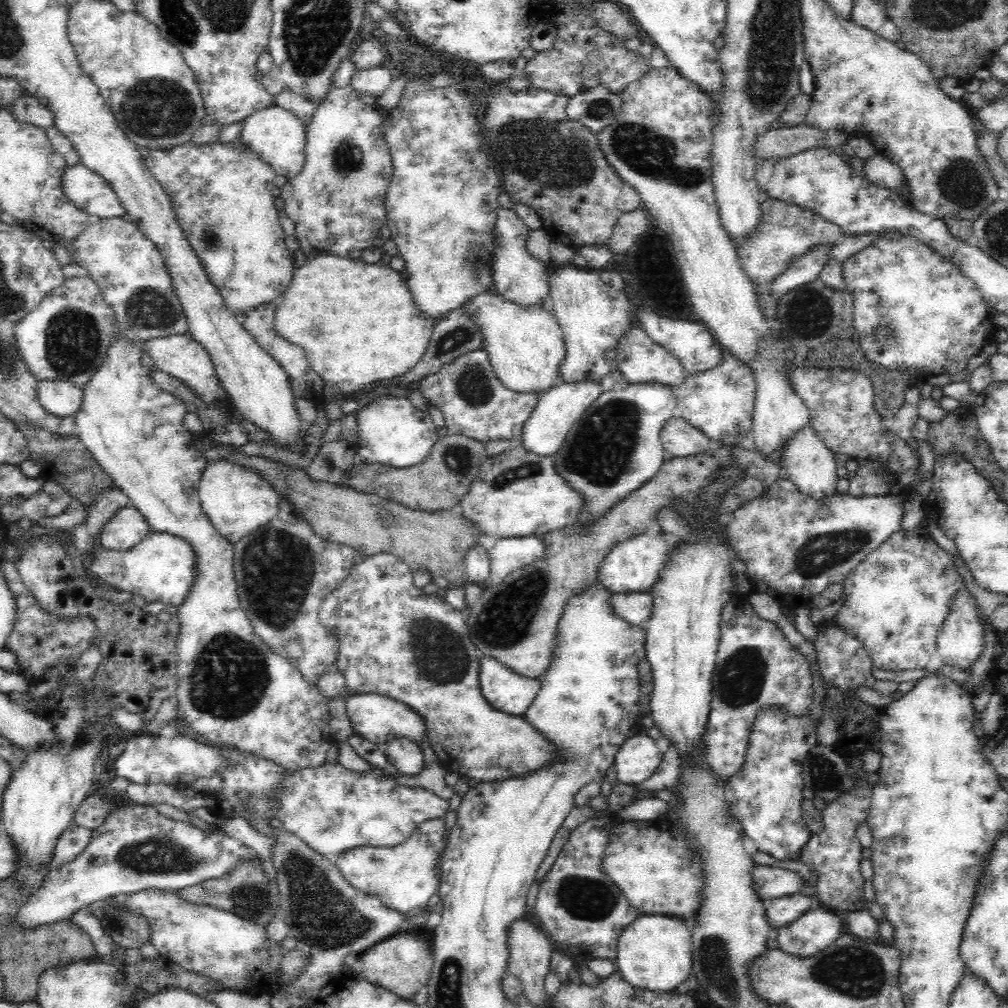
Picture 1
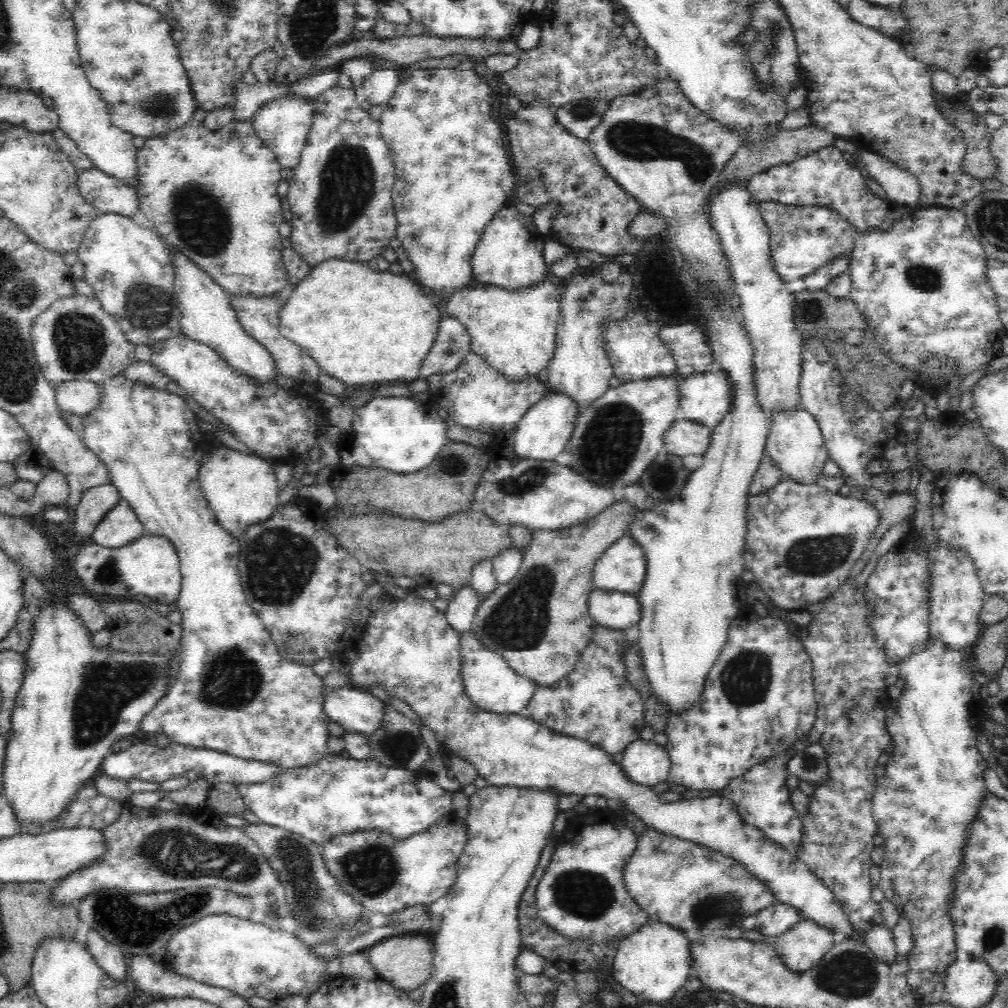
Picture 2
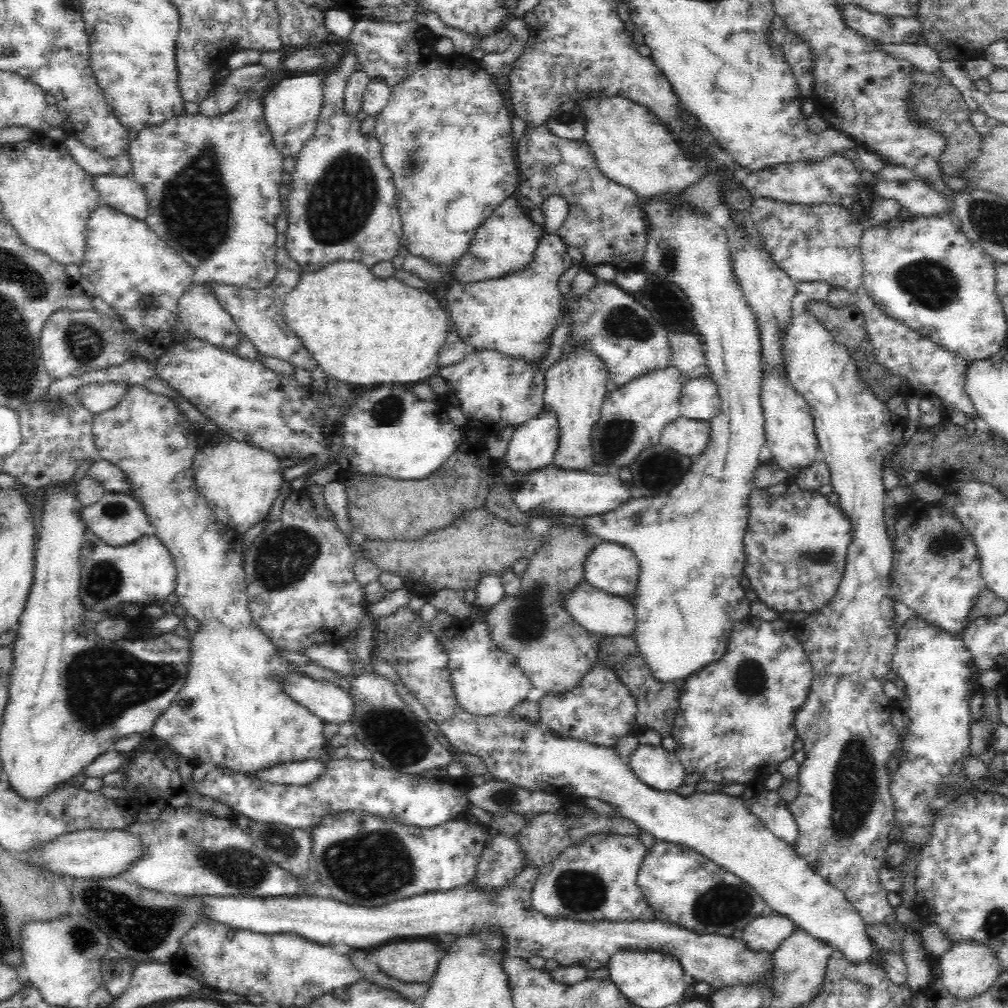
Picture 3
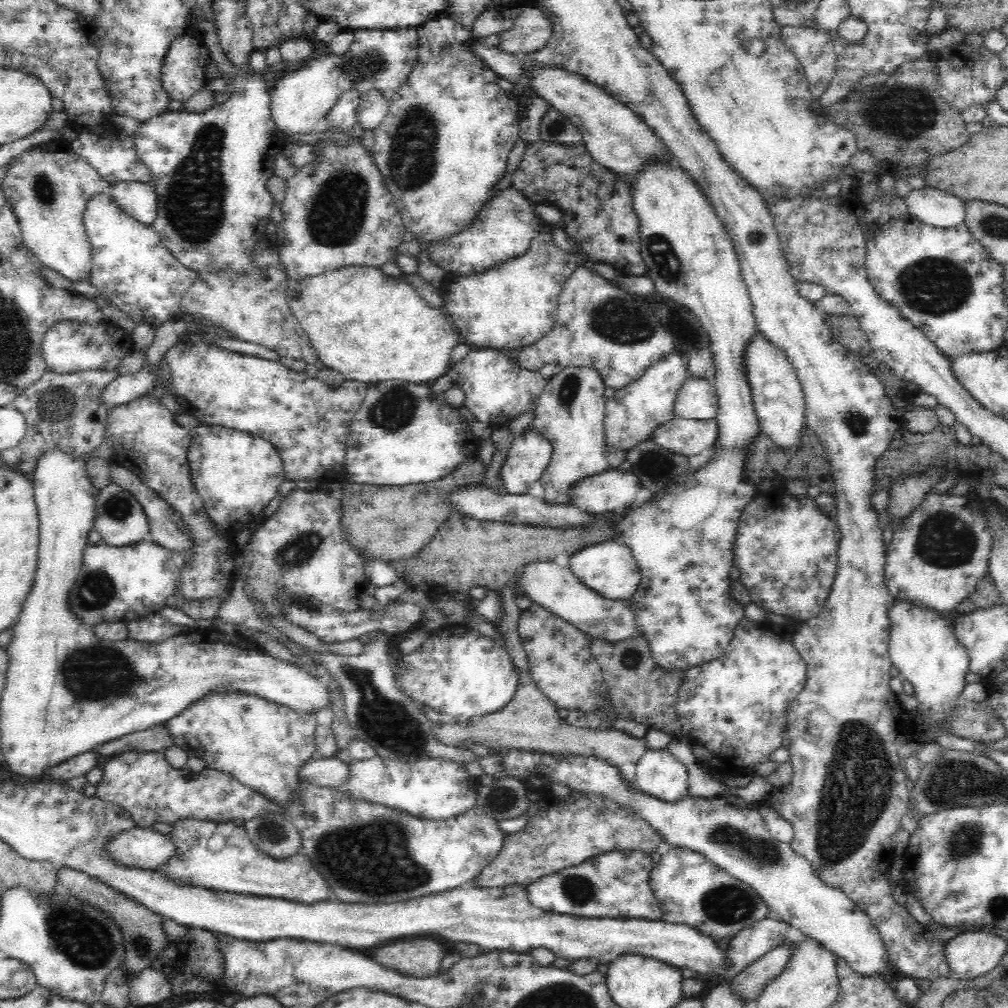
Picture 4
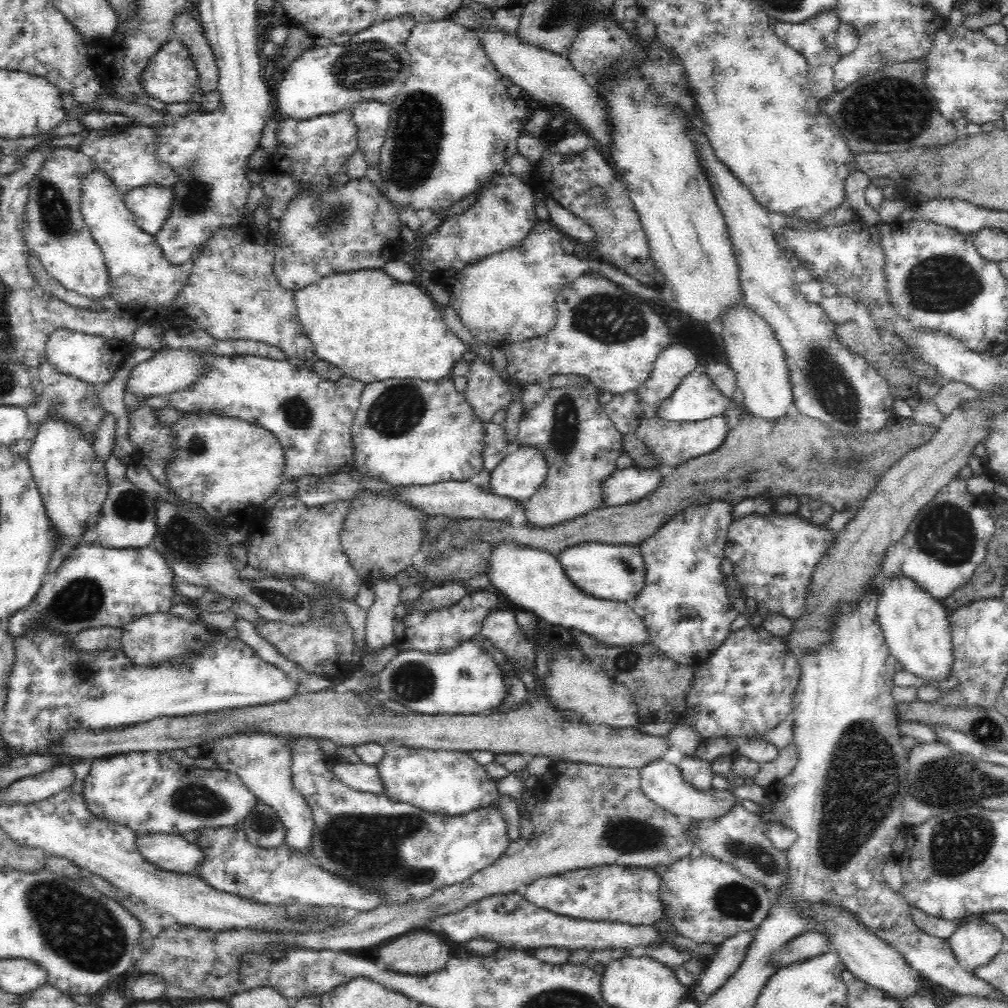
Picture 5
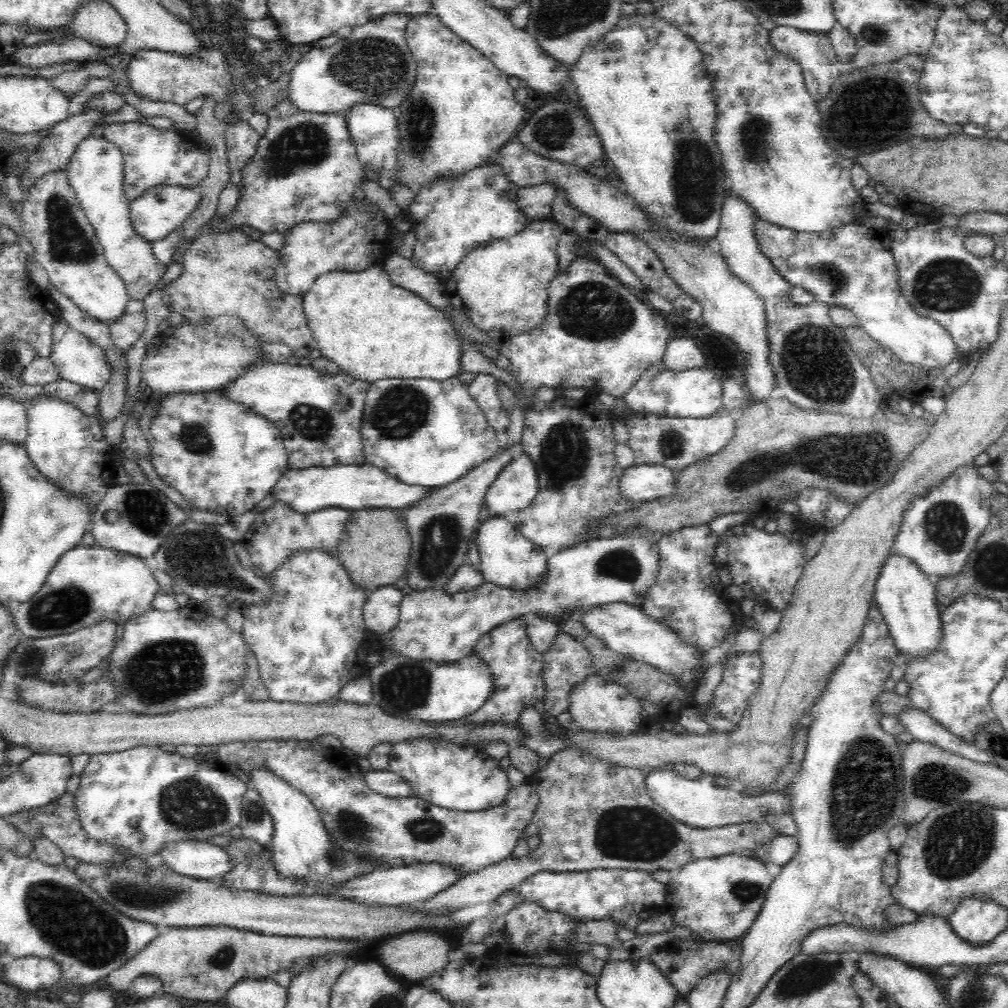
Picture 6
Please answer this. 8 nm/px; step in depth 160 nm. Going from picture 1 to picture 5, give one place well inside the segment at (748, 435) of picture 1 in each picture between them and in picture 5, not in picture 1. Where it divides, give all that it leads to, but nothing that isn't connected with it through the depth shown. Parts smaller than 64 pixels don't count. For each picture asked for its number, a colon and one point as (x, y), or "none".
2: (706, 398)
3: (699, 400)
4: (697, 400)
5: (696, 398)

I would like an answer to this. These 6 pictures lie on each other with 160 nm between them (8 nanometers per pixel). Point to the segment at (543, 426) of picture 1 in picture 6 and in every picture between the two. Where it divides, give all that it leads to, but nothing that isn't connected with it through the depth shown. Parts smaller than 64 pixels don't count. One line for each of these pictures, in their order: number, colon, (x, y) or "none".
2: (543, 433)
3: (533, 446)
4: (529, 454)
5: (519, 475)
6: (517, 484)

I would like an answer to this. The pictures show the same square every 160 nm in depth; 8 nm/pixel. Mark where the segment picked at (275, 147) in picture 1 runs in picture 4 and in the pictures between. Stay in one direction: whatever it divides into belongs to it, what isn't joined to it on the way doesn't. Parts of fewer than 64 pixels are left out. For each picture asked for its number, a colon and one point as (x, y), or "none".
2: (283, 124)
3: (291, 110)
4: (383, 59)

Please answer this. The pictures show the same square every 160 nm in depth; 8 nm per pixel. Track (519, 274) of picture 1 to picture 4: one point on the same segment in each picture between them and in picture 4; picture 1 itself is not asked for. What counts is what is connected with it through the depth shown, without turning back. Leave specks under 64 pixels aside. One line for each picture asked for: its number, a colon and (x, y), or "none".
2: (509, 255)
3: (506, 242)
4: (504, 230)

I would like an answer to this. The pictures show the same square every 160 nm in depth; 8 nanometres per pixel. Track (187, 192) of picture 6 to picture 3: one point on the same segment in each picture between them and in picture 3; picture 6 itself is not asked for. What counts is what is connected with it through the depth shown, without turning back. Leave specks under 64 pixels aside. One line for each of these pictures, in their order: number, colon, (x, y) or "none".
3: (120, 193)
4: (138, 200)
5: (149, 205)

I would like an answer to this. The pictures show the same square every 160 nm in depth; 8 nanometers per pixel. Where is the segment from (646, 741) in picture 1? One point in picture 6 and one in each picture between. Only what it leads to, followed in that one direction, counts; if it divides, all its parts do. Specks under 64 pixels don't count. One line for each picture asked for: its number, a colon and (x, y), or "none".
2: (644, 762)
3: (655, 766)
4: (658, 773)
5: (661, 781)
6: (699, 803)

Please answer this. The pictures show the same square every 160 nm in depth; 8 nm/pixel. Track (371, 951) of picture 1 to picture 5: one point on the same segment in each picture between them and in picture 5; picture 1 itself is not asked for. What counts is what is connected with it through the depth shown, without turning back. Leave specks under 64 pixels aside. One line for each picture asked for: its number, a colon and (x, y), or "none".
2: (406, 962)
3: (412, 962)
4: (420, 958)
5: (419, 953)

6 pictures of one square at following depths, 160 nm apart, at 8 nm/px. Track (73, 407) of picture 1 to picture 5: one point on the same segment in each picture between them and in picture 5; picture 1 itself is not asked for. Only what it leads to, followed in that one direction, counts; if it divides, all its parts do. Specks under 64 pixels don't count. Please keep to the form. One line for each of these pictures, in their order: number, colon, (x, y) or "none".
2: (80, 397)
3: (97, 397)
4: (123, 389)
5: (166, 372)

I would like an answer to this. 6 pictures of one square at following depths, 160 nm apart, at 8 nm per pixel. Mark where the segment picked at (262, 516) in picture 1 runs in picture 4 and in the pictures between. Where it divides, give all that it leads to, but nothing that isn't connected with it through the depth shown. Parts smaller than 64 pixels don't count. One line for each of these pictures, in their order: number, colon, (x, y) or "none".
2: (242, 490)
3: (240, 483)
4: (236, 475)

